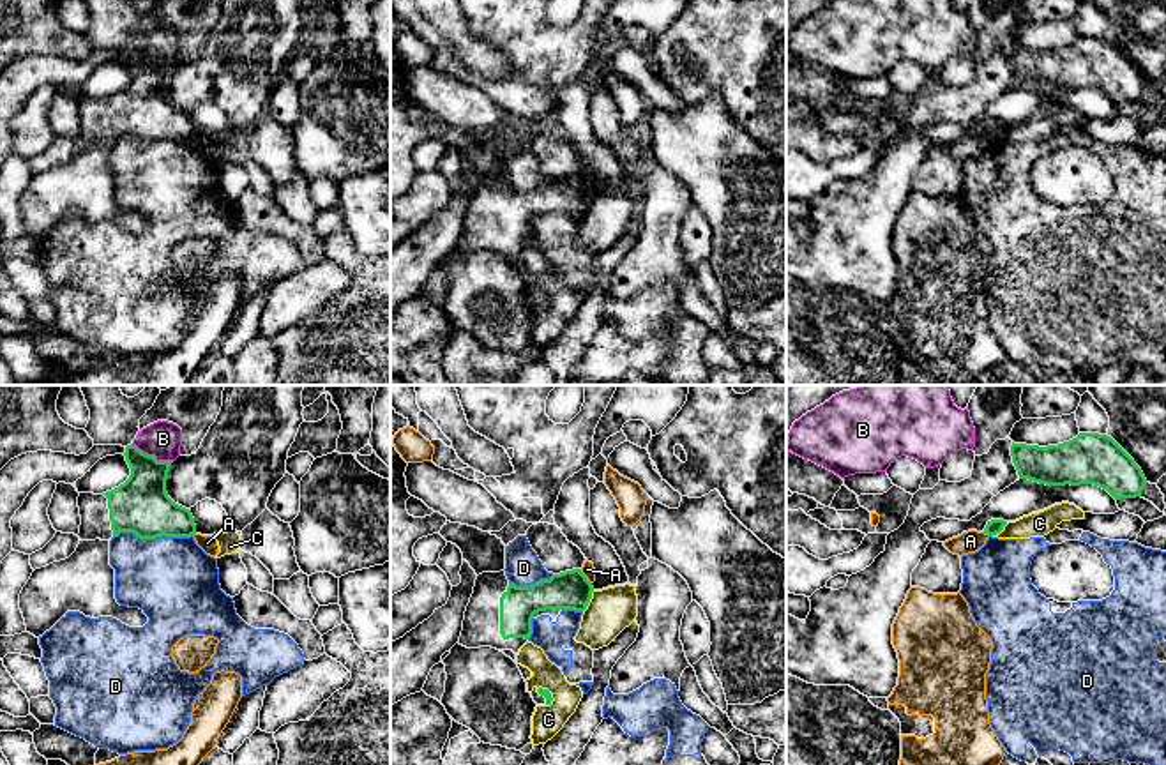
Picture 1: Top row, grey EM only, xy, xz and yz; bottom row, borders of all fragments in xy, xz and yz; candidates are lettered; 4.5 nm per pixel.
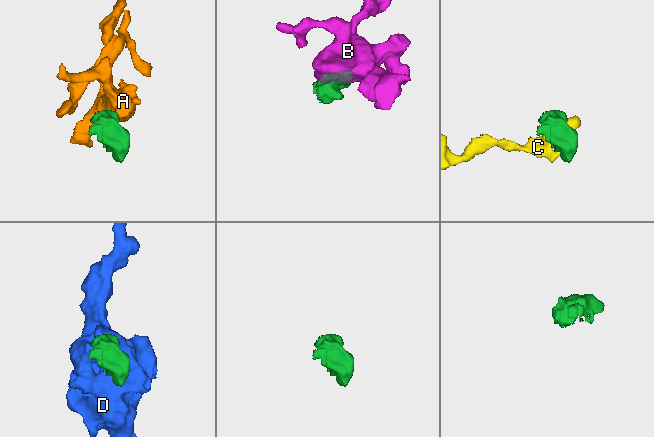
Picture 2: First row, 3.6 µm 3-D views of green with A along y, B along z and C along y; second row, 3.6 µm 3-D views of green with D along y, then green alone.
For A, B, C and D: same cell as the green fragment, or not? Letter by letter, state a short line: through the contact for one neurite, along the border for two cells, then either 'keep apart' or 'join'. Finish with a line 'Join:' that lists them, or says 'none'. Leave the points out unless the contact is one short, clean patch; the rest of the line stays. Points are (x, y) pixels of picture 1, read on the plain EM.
A: xz (580, 174), (590, 188) | keep apart
B: xy (131, 48), (158, 64), (172, 66) | keep apart
C: keep apart
D: xy (191, 138), (136, 142), (131, 136), (119, 136), (113, 142) | keep apart
Join: none

